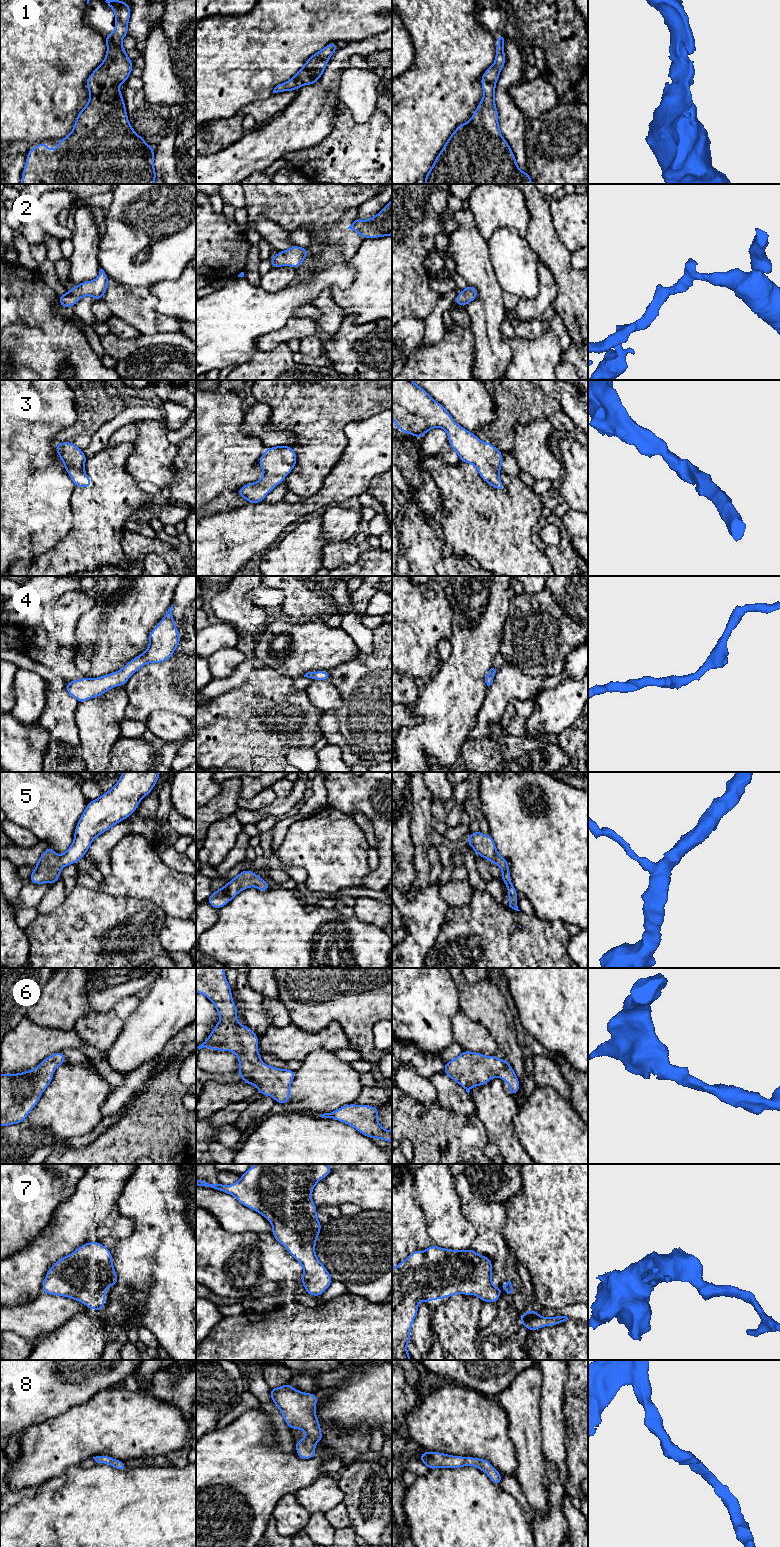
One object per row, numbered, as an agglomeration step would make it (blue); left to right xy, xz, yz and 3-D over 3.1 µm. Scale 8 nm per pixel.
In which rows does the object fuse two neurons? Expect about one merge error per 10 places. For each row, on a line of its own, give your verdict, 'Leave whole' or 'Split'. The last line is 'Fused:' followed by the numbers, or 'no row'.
1: Leave whole
2: Leave whole
3: Leave whole
4: Leave whole
5: Leave whole
6: Leave whole
7: Leave whole
8: Leave whole
Fused: no row

